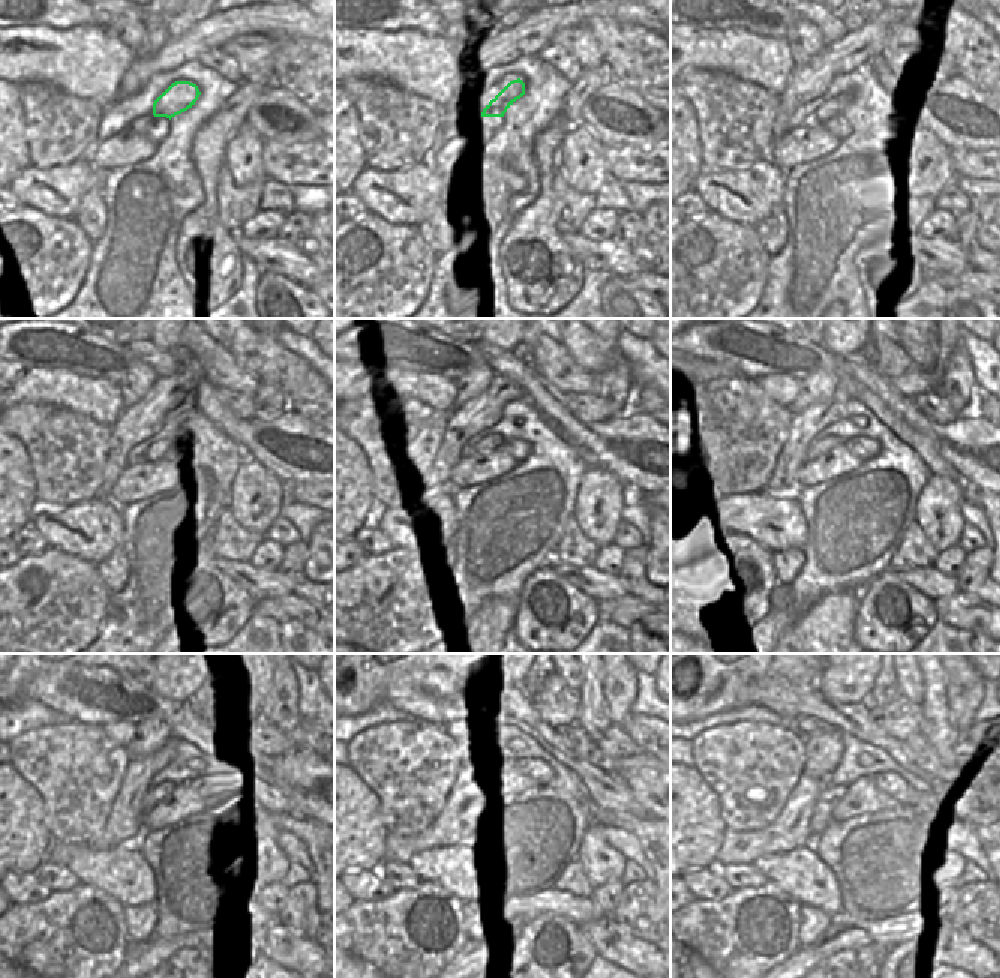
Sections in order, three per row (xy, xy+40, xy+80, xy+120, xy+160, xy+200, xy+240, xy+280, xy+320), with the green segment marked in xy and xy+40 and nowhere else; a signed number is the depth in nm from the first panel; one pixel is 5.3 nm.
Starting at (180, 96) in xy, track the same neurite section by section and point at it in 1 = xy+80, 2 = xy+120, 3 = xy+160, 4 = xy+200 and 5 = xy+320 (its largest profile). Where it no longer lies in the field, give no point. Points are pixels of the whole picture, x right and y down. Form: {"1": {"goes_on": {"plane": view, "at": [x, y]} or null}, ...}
{"1": {"goes_on": {"plane": "xy+80", "at": [832, 107]}}, "2": {"goes_on": {"plane": "xy+120", "at": [156, 446]}}, "3": {"goes_on": {"plane": "xy+160", "at": [488, 444]}}, "4": {"goes_on": {"plane": "xy+200", "at": [822, 446]}}, "5": {"goes_on": {"plane": "xy+320", "at": [828, 797]}}}

